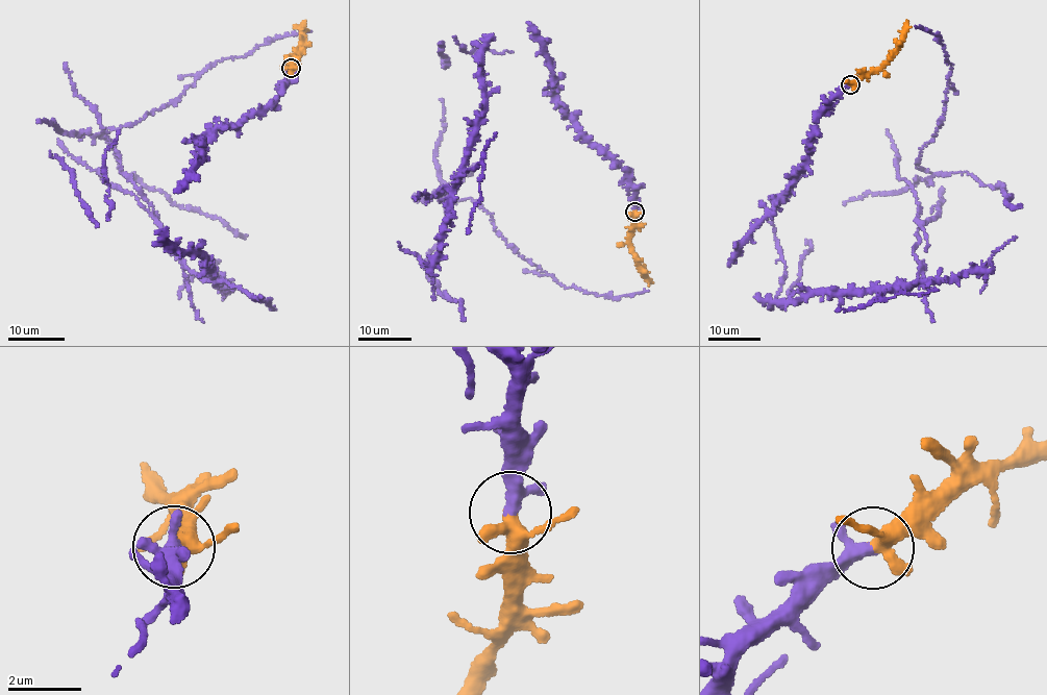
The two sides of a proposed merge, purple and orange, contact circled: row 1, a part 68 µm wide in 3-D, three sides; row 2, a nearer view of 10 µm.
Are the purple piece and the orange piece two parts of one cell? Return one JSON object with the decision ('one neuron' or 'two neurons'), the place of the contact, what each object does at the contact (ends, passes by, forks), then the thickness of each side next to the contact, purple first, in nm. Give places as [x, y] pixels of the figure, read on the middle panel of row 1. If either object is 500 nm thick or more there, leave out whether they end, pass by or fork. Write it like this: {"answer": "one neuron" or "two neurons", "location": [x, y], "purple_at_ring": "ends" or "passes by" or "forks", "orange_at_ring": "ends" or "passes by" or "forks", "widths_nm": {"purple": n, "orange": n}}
{"answer": "one neuron", "location": [634, 212], "purple_at_ring": "passes by", "orange_at_ring": "passes by", "widths_nm": {"purple": 280, "orange": 400}}

